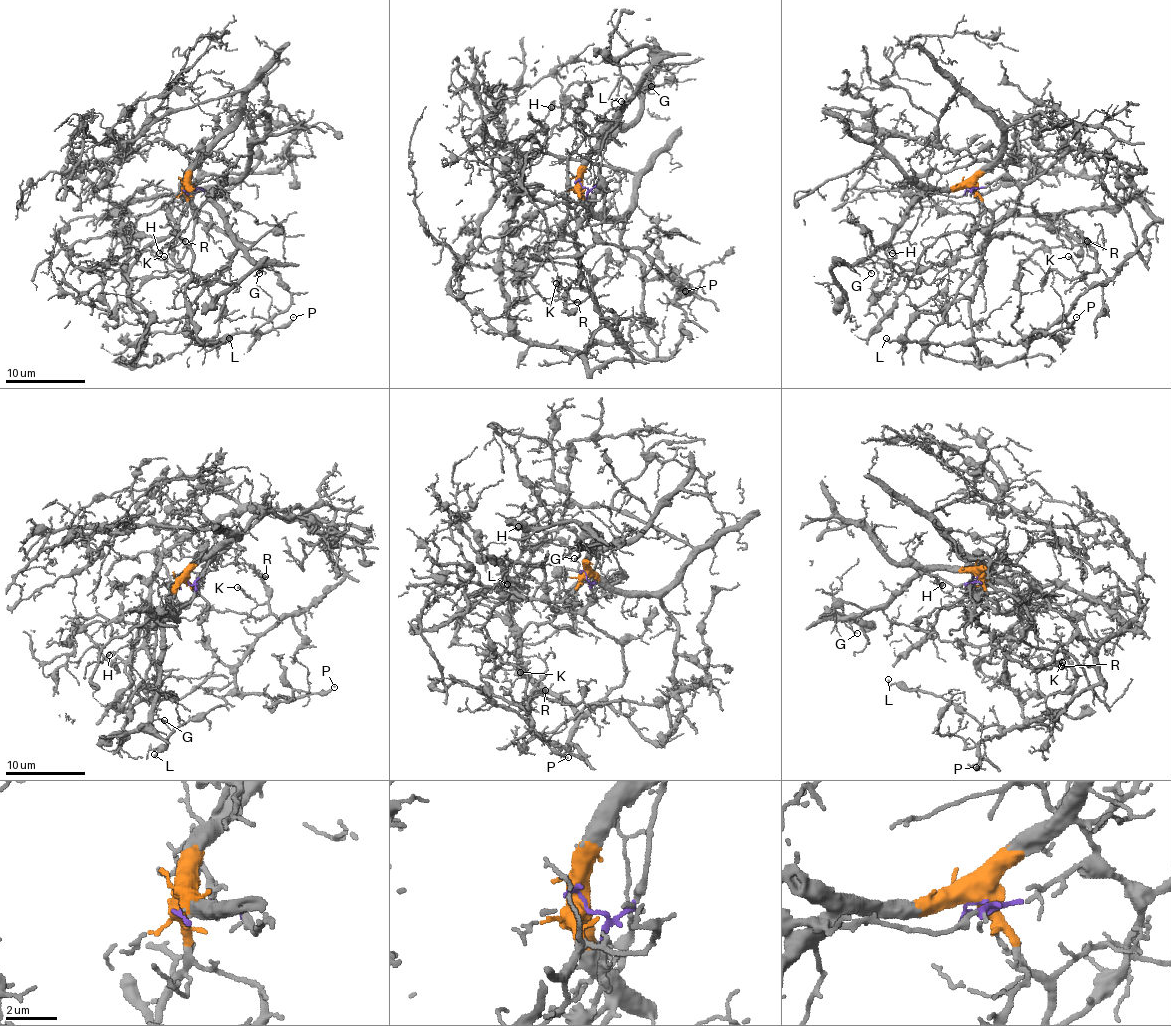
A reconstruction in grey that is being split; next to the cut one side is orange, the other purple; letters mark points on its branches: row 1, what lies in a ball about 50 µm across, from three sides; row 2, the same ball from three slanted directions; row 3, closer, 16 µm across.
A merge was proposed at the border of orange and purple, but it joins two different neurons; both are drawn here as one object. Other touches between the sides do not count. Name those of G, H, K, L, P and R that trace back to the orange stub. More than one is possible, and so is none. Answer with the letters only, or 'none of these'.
G, H

